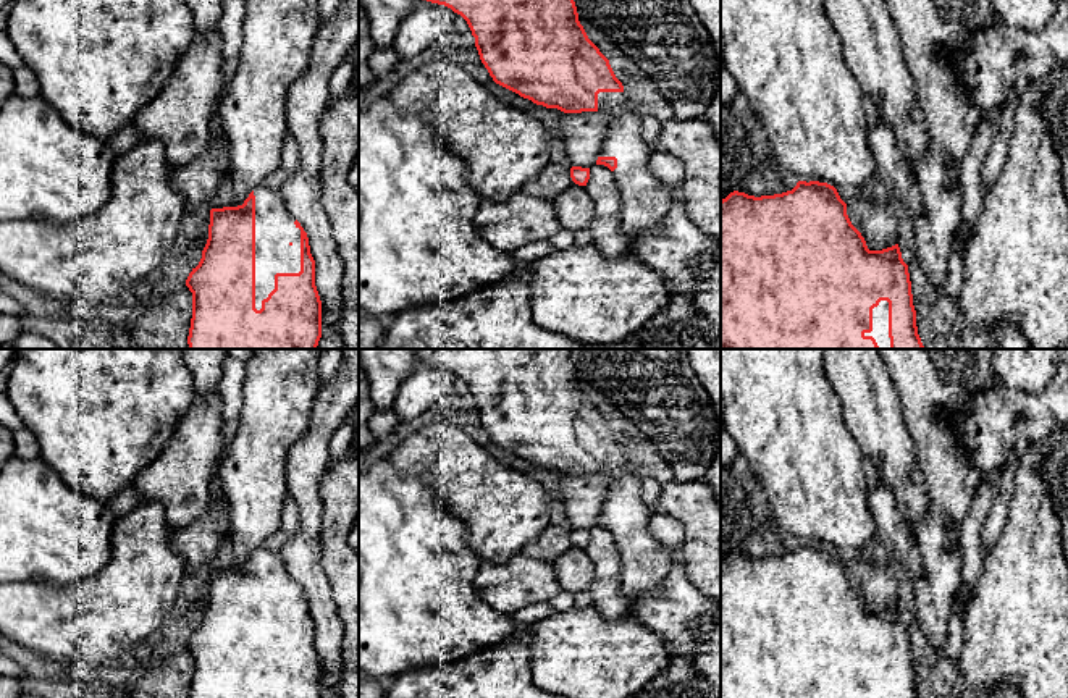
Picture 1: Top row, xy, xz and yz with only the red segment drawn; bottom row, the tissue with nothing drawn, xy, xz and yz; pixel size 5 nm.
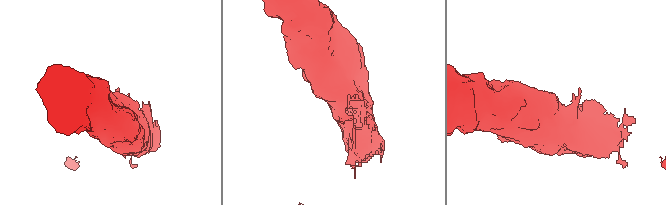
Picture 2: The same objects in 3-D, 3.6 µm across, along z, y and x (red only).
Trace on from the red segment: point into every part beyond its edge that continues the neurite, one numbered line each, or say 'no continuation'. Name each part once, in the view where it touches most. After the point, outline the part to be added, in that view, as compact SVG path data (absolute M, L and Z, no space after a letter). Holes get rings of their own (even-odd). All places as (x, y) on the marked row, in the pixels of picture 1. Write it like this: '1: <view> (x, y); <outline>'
1: xy (275, 228); M260 184L255 196L255 309L275 289L276 273L301 271L301 229L280 192Z

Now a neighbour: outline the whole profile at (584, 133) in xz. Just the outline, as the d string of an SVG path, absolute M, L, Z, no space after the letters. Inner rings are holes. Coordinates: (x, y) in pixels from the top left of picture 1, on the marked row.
M603 111L562 113L559 131L566 144L566 163L591 168L611 118Z

